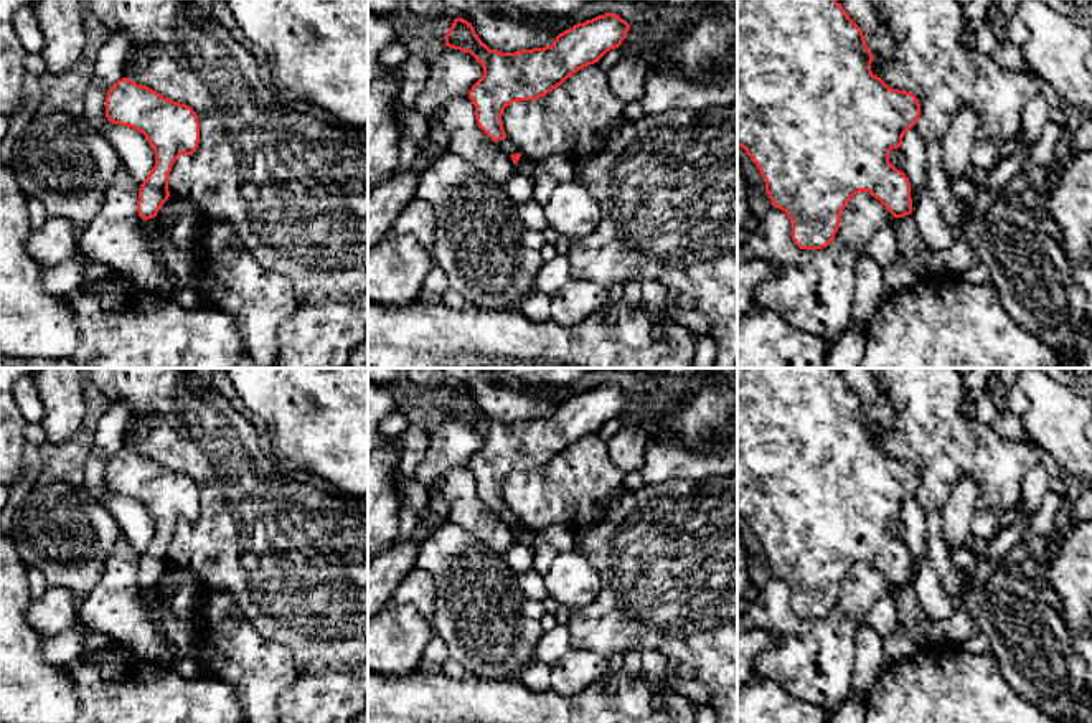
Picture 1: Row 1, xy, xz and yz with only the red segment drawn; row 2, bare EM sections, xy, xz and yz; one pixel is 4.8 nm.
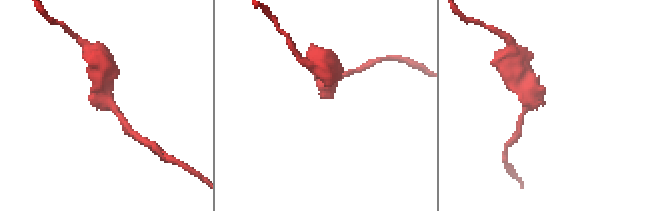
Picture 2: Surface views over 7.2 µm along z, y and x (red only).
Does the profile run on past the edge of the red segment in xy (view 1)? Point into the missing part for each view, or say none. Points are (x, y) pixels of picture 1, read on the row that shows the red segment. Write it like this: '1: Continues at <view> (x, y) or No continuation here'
1: No continuation here

